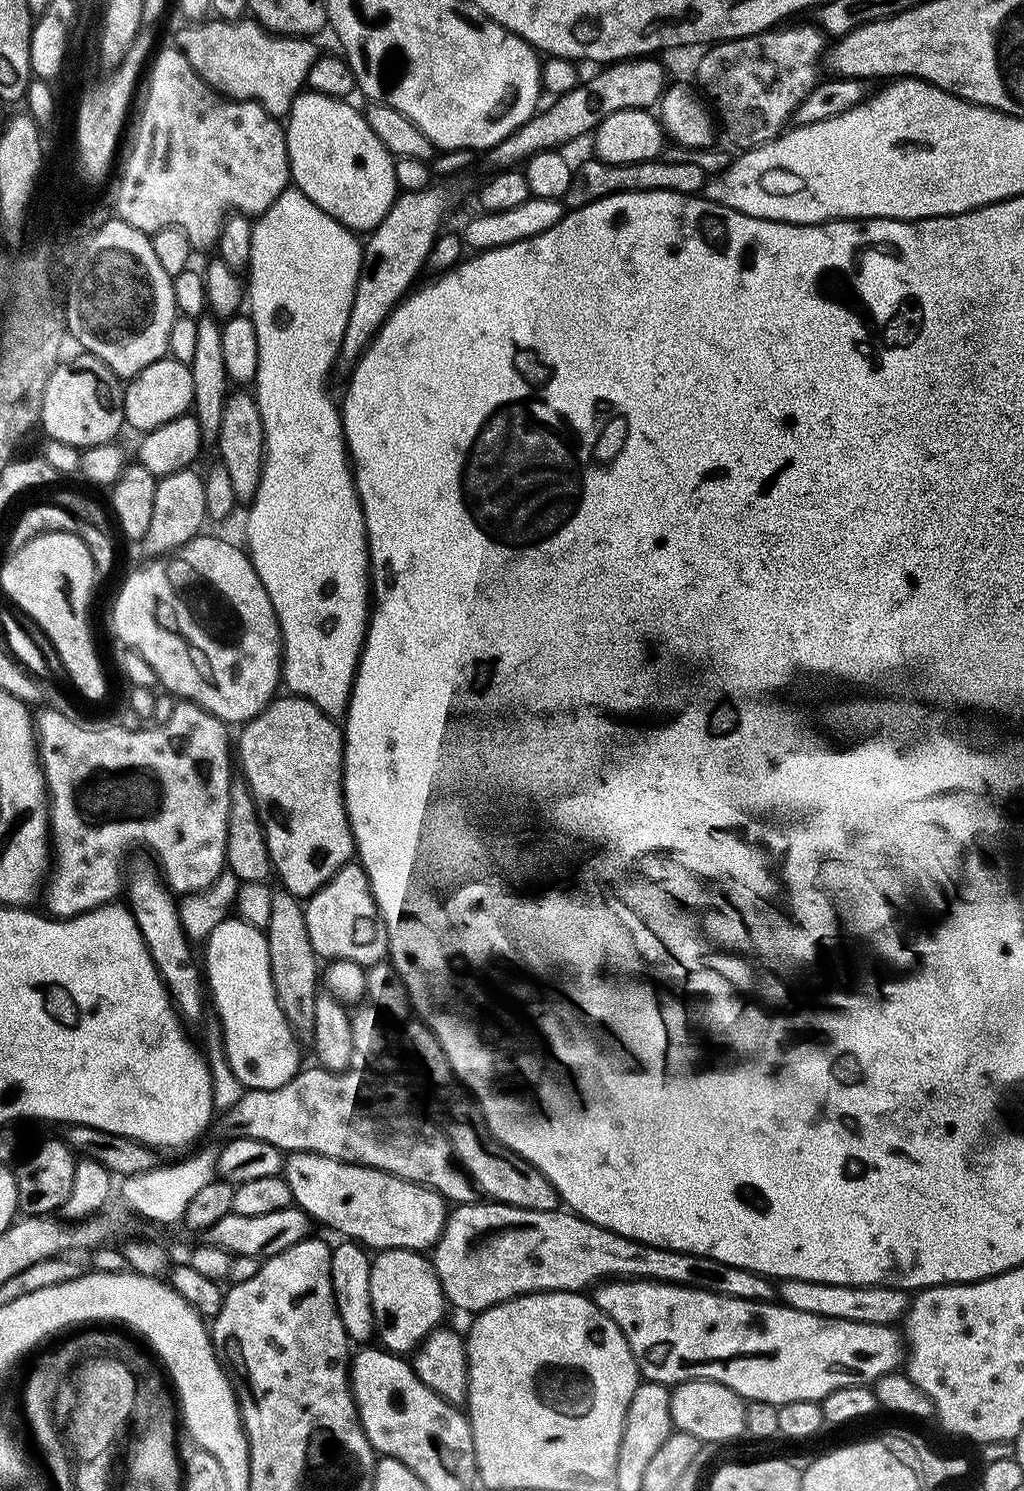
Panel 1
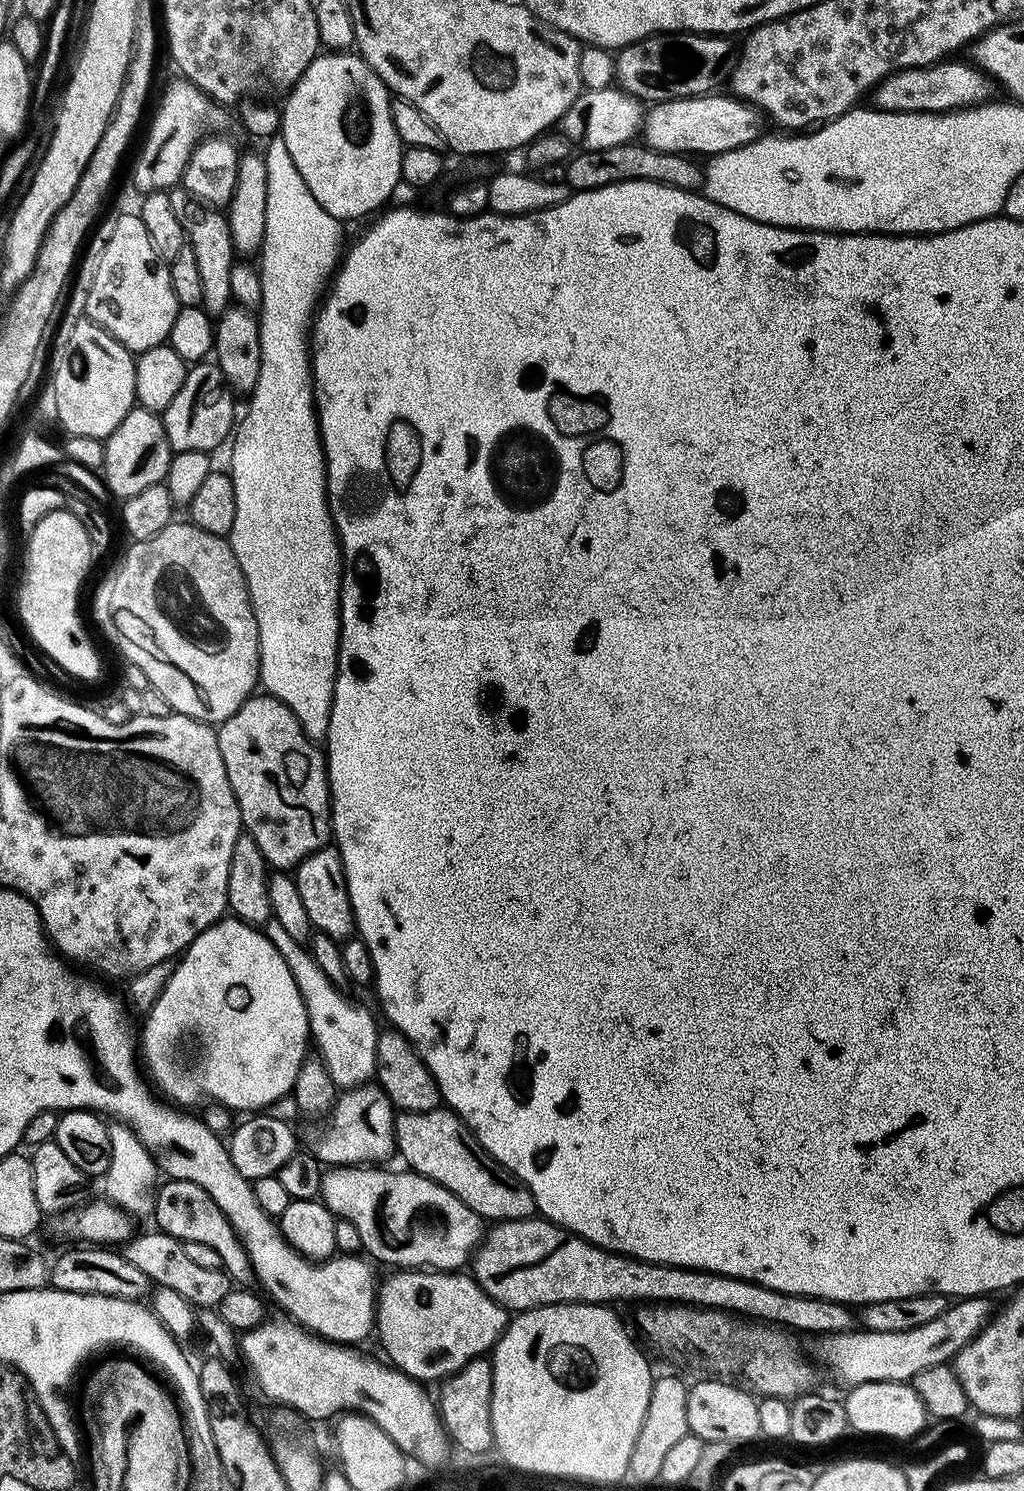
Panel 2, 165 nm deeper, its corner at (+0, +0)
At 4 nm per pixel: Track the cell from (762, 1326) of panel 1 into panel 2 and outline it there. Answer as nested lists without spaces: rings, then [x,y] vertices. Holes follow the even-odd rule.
[[[969,1296],[949,1303],[938,1318],[930,1318],[923,1326],[914,1326],[909,1332],[882,1334],[867,1330],[825,1335],[819,1341],[820,1354],[832,1376],[843,1386],[855,1386],[866,1382],[908,1382],[930,1366],[948,1364],[983,1330],[994,1315],[988,1296]]]

